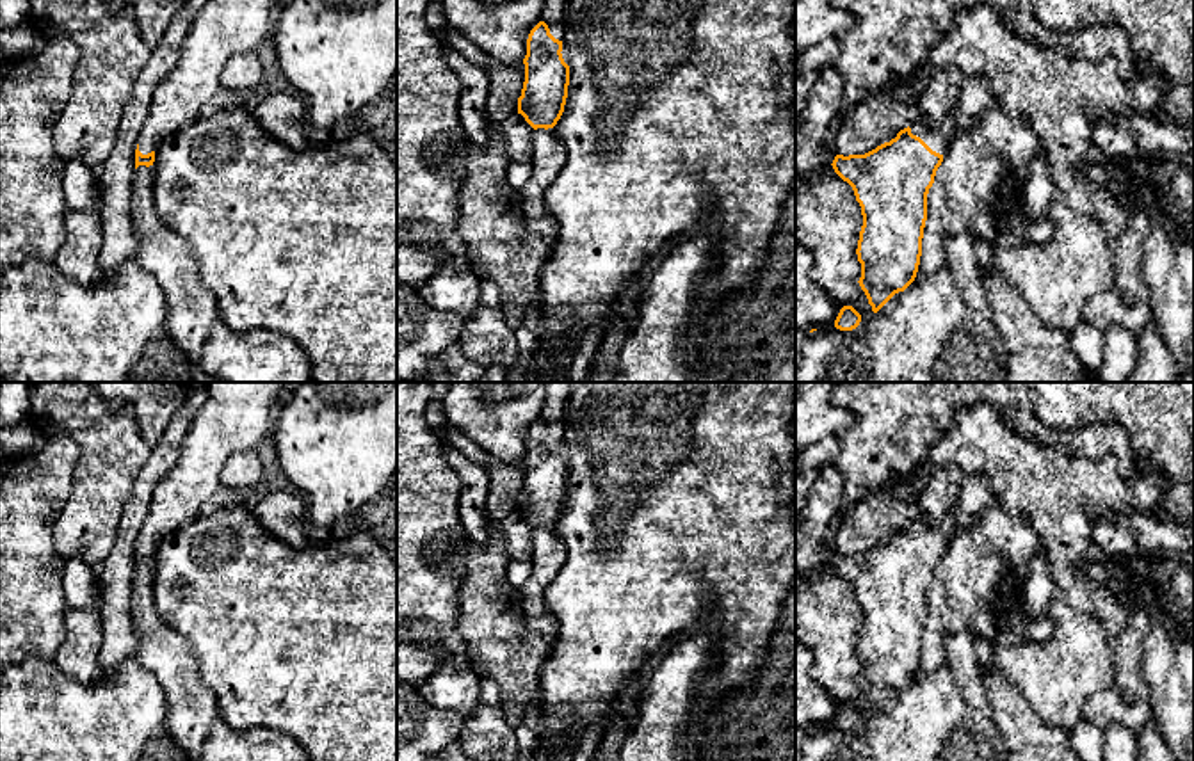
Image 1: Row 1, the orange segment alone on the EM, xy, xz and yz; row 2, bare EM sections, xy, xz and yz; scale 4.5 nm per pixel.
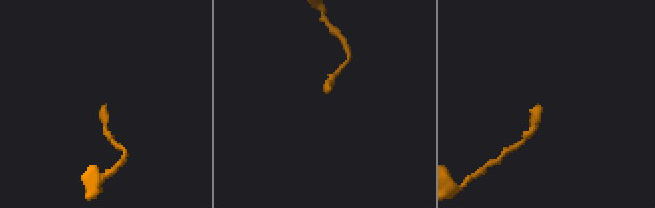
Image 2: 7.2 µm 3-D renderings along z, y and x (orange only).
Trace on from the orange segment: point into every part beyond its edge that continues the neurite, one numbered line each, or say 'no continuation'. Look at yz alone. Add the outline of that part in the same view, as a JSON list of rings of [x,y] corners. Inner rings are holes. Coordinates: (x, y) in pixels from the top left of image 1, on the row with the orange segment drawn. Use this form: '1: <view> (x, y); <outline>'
1: yz (938, 139); [[[957,112],[950,114],[936,128],[929,128],[922,119],[913,123],[909,128],[911,133],[920,137],[932,151],[945,156],[950,144],[950,137],[959,128],[959,114]]]

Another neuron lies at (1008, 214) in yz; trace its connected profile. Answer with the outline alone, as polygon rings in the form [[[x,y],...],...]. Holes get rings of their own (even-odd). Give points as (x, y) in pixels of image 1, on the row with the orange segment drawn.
[[[1007,181],[989,212],[998,231],[1007,229],[1018,235],[1021,242],[1041,242],[1052,236],[1052,222],[1045,215],[1021,212],[1021,183]]]

